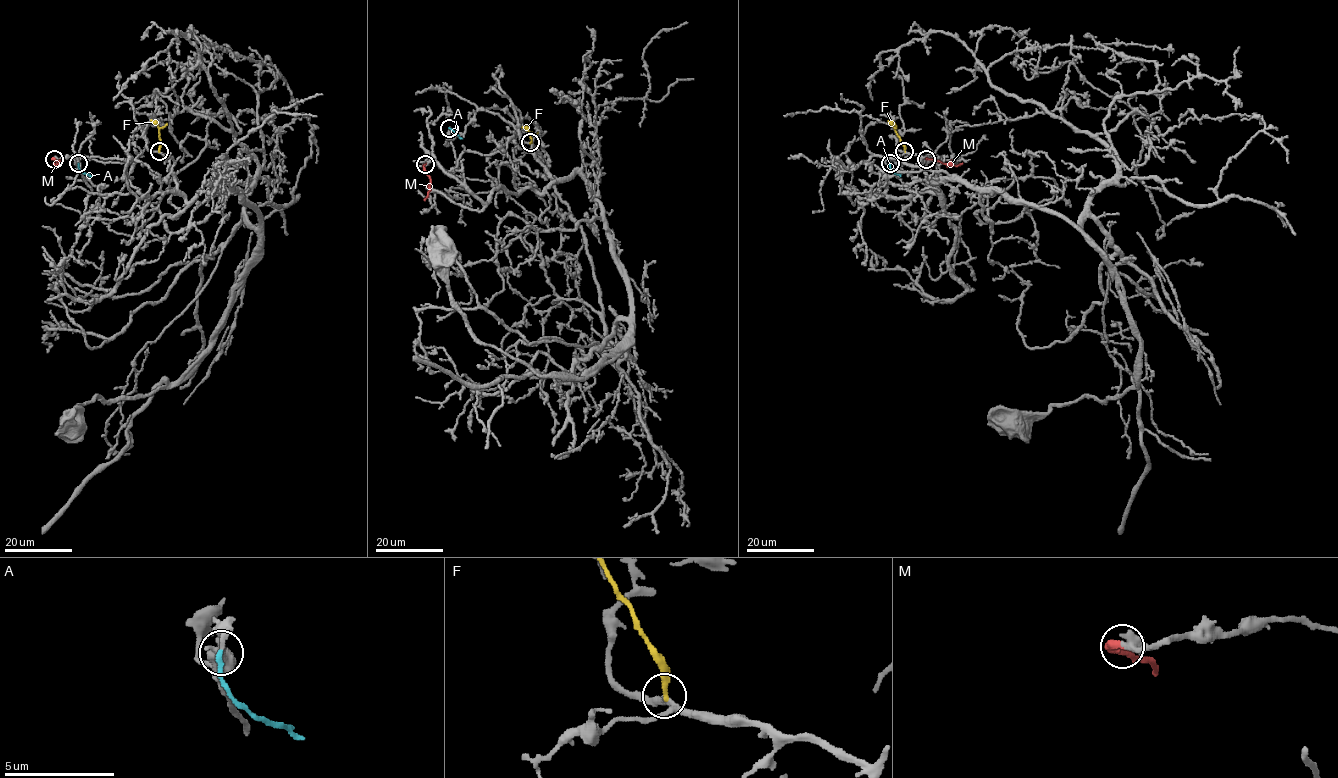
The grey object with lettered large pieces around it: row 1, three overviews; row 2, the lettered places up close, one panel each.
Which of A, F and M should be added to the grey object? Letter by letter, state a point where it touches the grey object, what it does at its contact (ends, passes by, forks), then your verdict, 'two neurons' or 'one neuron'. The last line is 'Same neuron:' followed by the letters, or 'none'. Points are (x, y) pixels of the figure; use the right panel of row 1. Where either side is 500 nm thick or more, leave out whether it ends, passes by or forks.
A: meets grey at (890, 163); it ends there; one neuron
F: meets grey at (904, 151); it ends there; two neurons
M: meets grey at (926, 159); one neuron
Same neuron: A, M

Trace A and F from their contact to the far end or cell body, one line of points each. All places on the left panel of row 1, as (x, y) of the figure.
A: (78, 163), (79, 169), (91, 176)
F: (159, 151), (158, 126), (150, 120)

